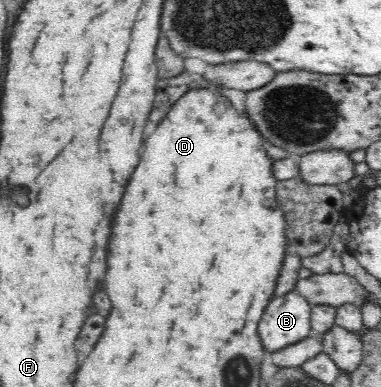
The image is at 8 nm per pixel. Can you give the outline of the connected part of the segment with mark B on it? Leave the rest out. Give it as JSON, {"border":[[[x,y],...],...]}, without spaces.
{"border":[[[294,289],[288,293],[282,295],[275,295],[266,307],[260,321],[260,335],[262,335],[262,341],[264,341],[264,347],[266,350],[275,352],[280,349],[284,349],[290,345],[306,339],[313,335],[312,326],[310,325],[310,319],[312,319],[312,306],[310,302],[302,296],[298,290]]]}

